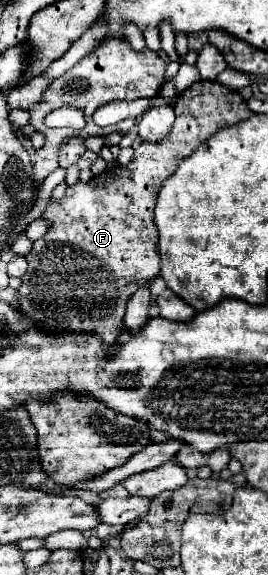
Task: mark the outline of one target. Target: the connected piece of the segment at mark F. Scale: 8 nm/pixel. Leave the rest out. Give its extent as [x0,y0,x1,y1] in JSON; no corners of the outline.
[18,81,252,347]

